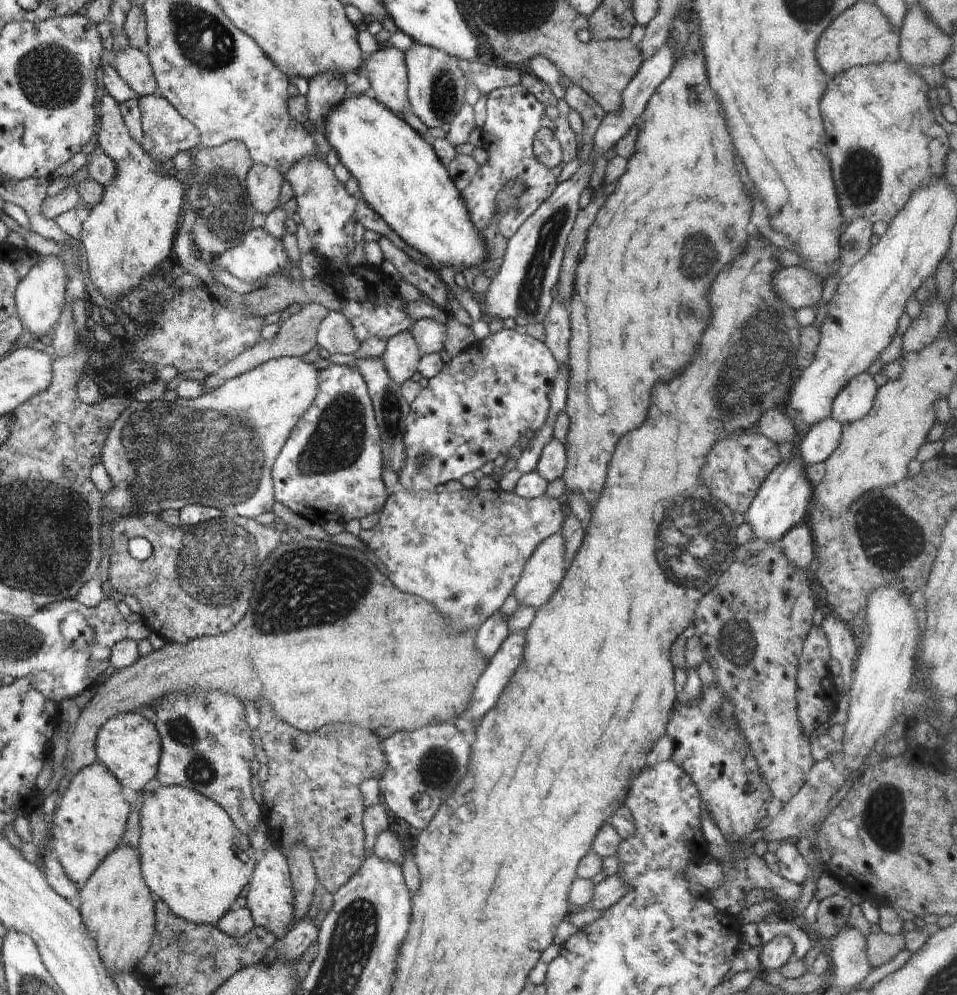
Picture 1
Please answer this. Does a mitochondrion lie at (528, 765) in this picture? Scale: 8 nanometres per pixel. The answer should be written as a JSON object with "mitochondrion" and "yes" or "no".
{"mitochondrion":"no"}

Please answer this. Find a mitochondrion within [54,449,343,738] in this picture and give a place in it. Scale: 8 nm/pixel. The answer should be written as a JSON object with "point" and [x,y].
{"point":[213,565]}

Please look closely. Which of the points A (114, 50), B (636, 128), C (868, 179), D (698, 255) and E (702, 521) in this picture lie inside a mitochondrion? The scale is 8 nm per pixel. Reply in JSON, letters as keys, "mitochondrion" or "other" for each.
{"A":"other","B":"other","C":"mitochondrion","D":"mitochondrion","E":"mitochondrion"}

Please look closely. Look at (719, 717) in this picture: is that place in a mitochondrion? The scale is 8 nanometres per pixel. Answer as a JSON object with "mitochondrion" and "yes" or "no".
{"mitochondrion":"yes"}

